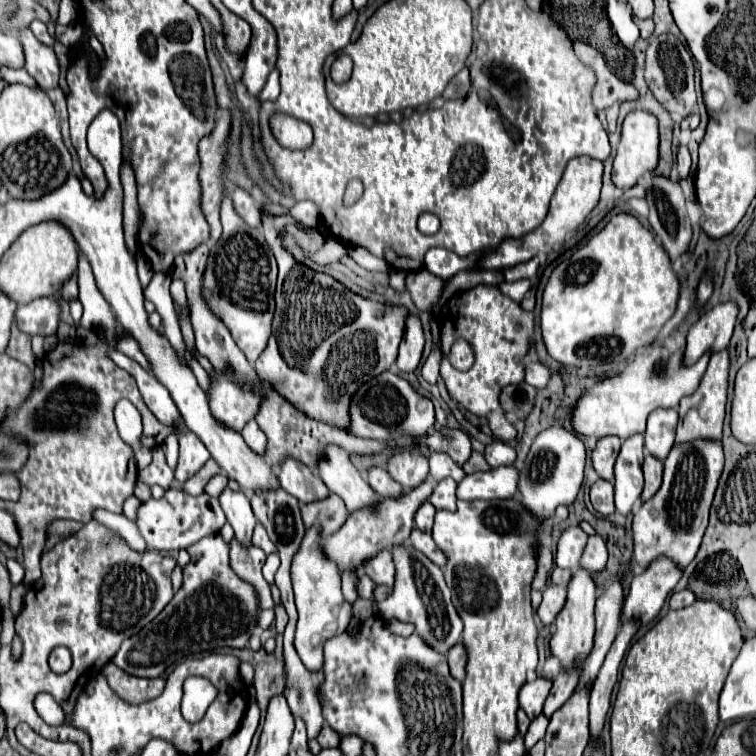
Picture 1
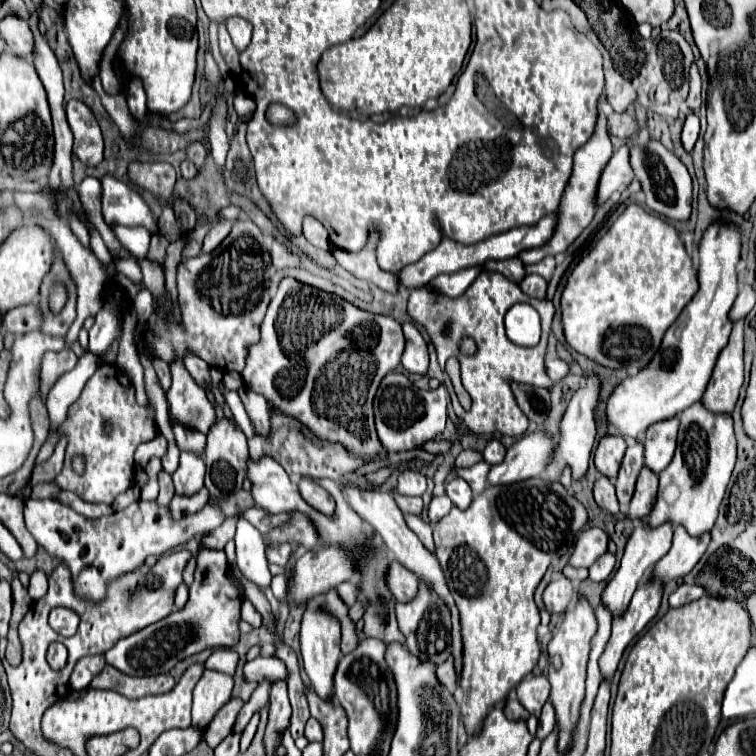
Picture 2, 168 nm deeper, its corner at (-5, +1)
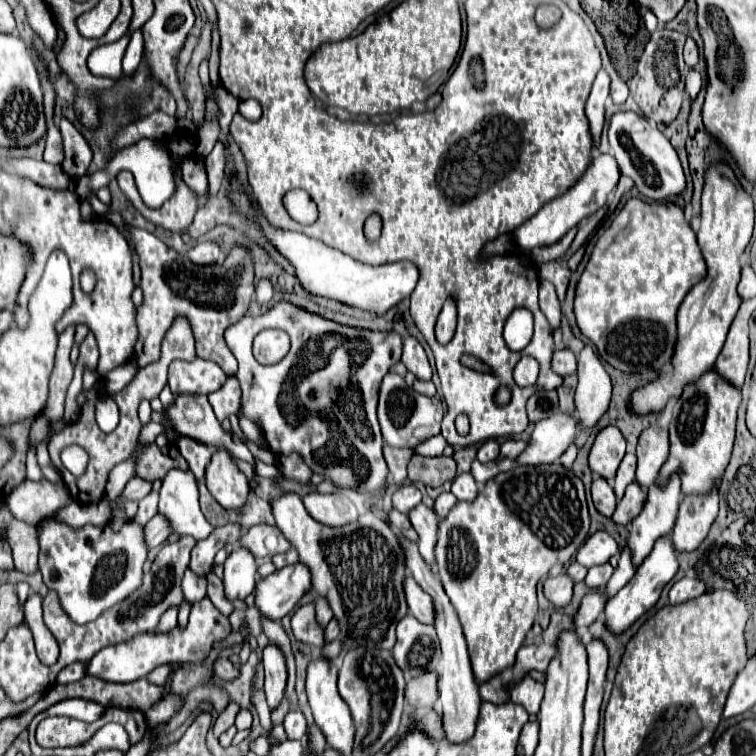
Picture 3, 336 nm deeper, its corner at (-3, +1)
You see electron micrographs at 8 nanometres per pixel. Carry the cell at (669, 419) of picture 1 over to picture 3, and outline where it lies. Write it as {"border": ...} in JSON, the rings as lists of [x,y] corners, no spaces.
{"border":[[[651,426],[643,430],[637,444],[637,482],[641,488],[651,488],[659,474],[659,468],[669,458],[669,434]]]}

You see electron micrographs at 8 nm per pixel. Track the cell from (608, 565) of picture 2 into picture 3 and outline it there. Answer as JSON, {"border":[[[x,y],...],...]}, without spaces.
{"border":[[[609,562],[601,564],[601,566],[593,566],[593,568],[589,568],[585,584],[589,588],[603,588],[605,582],[611,578],[611,574],[613,574],[613,566]]]}

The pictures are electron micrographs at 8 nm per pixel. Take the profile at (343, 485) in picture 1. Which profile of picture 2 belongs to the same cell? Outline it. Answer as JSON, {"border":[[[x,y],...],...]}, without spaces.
{"border":[[[347,486],[347,502],[349,506],[367,522],[371,524],[379,536],[383,538],[385,546],[389,548],[389,552],[393,554],[393,558],[403,564],[407,570],[411,570],[413,574],[419,576],[419,580],[423,580],[423,584],[439,594],[439,598],[443,598],[443,602],[447,602],[447,608],[451,610],[451,654],[453,654],[453,660],[455,660],[455,672],[457,672],[457,678],[461,674],[461,658],[463,658],[463,646],[461,646],[461,622],[459,622],[459,610],[451,598],[451,592],[445,584],[445,578],[443,578],[443,570],[435,558],[433,552],[429,552],[421,542],[419,538],[407,528],[405,520],[403,520],[403,514],[395,502],[395,498],[387,492],[381,492],[381,490],[365,490],[365,488],[353,488],[353,486]]]}

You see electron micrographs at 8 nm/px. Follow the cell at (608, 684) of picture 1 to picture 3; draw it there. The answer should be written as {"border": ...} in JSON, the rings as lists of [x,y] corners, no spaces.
{"border":[[[661,538],[661,542],[657,542],[657,546],[653,546],[651,554],[645,558],[645,562],[637,568],[635,576],[617,592],[615,598],[611,598],[605,606],[605,626],[613,636],[623,634],[625,630],[629,630],[643,614],[647,614],[659,600],[661,590],[665,588],[665,584],[675,576],[677,572],[677,554],[673,550],[673,544],[667,538]]]}

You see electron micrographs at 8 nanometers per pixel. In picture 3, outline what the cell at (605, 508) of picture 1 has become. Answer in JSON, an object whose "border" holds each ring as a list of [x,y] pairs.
{"border":[[[601,476],[593,478],[593,486],[591,486],[591,496],[593,496],[593,504],[595,508],[603,514],[603,516],[613,516],[615,506],[617,506],[617,498],[613,488],[609,486],[609,482]]]}

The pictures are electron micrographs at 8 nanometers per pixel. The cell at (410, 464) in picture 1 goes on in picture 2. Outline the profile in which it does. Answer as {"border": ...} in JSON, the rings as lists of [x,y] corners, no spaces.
{"border":[[[405,470],[399,474],[397,492],[403,496],[421,496],[427,488],[427,478],[417,470]]]}

